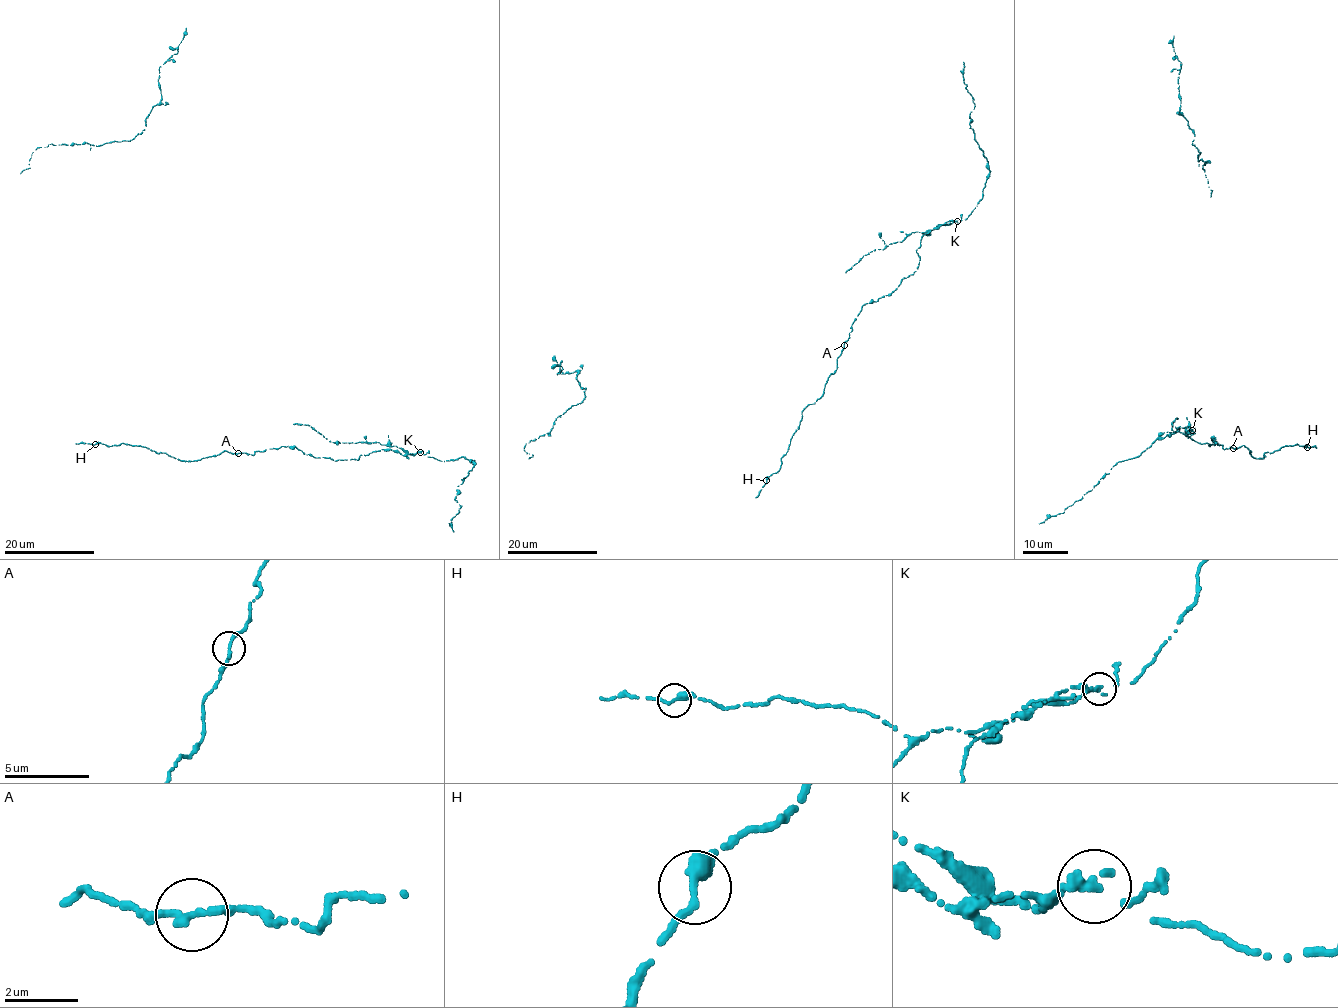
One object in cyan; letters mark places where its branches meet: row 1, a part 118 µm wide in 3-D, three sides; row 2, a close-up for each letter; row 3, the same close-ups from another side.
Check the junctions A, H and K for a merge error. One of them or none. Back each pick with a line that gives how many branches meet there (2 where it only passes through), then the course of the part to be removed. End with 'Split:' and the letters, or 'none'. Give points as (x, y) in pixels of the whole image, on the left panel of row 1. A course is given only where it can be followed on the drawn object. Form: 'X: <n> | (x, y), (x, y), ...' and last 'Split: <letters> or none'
K: 2 | (420, 453), (410, 454), (396, 445), (379, 442), (329, 441), (309, 425), (293, 424)
Split: K

